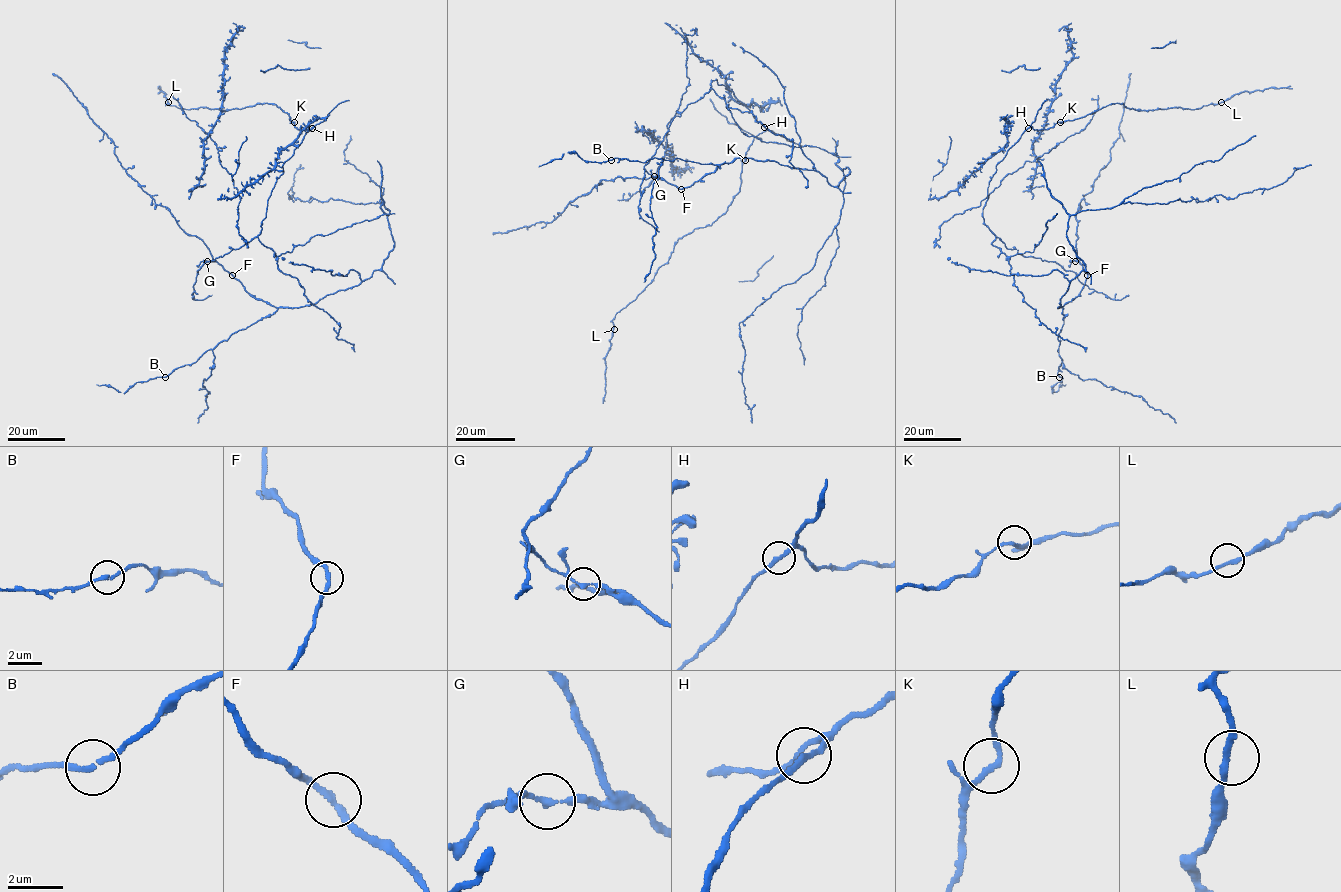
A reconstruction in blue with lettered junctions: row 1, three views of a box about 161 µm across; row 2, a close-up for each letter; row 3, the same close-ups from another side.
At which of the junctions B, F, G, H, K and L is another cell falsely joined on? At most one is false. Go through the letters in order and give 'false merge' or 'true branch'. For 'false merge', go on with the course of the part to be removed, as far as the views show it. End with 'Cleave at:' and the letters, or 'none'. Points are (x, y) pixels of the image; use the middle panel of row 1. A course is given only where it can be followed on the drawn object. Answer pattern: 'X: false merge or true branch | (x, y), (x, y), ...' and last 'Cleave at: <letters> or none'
B: true branch
F: true branch
G: true branch
H: true branch
K: true branch
L: true branch
Cleave at: none

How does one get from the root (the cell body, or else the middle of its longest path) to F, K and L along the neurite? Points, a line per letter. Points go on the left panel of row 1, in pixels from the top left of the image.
F: (197, 270), (201, 261), (215, 261), (232, 275)
K: (197, 270), (260, 234), (268, 198), (283, 171), (283, 164), (314, 127), (298, 129), (294, 122)
L: (197, 270), (260, 234), (283, 164), (314, 127), (298, 129), (275, 104), (187, 109), (168, 102)

